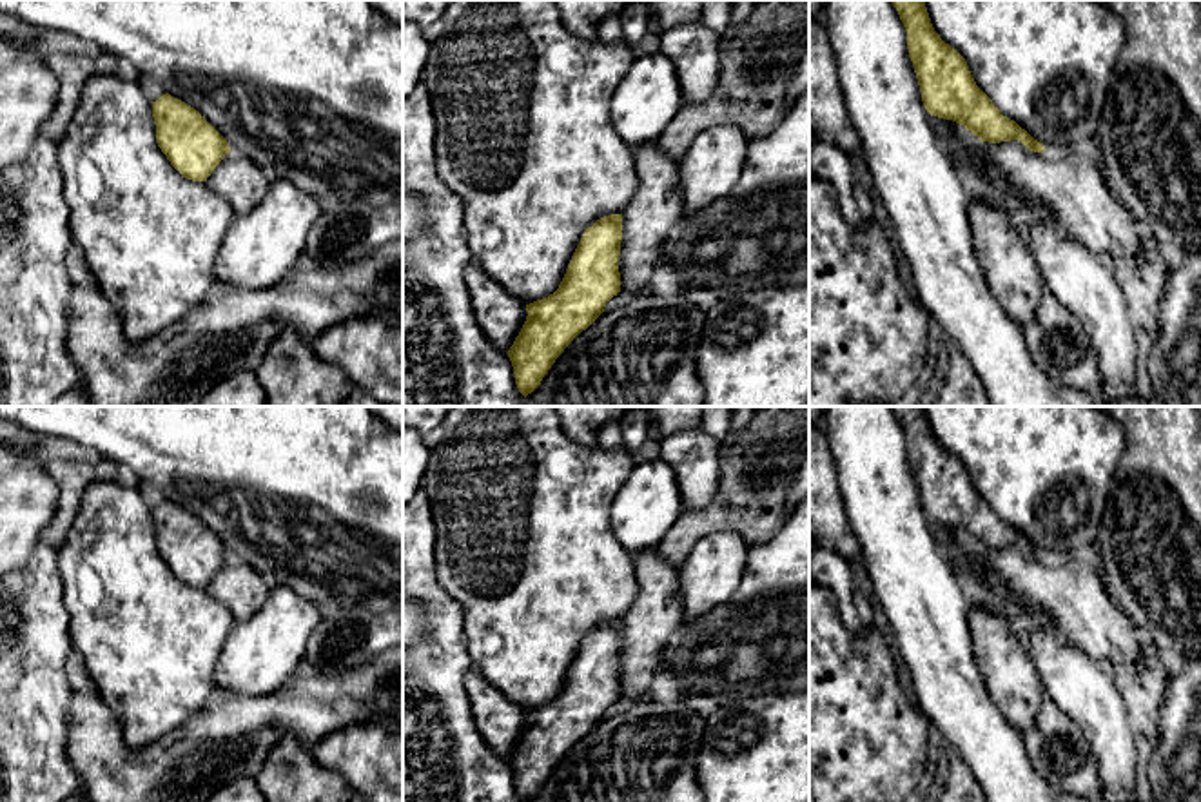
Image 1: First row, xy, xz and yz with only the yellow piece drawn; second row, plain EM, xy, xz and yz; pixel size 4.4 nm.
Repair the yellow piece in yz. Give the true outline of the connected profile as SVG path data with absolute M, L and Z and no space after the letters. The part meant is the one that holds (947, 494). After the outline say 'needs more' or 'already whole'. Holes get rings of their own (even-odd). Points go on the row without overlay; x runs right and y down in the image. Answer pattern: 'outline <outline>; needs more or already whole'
outline M893 406L893 412L907 437L909 465L931 523L952 526L981 548L1018 546L1032 559L1047 557L976 492L965 465L934 437L923 406Z; already whole

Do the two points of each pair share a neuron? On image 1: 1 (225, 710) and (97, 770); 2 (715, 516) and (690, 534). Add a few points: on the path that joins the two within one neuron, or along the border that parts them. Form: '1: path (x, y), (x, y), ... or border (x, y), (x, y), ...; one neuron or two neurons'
1: path (193, 743), (162, 770), (129, 770); one neuron
2: path (710, 518), (695, 528); one neuron

